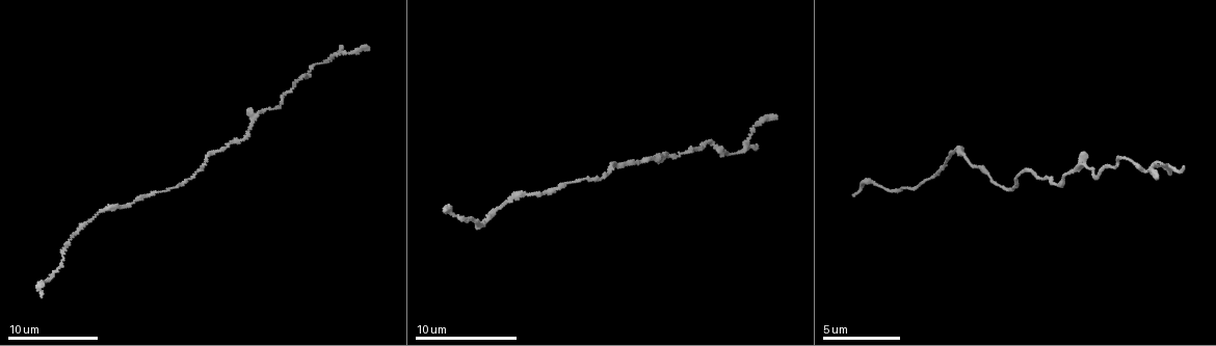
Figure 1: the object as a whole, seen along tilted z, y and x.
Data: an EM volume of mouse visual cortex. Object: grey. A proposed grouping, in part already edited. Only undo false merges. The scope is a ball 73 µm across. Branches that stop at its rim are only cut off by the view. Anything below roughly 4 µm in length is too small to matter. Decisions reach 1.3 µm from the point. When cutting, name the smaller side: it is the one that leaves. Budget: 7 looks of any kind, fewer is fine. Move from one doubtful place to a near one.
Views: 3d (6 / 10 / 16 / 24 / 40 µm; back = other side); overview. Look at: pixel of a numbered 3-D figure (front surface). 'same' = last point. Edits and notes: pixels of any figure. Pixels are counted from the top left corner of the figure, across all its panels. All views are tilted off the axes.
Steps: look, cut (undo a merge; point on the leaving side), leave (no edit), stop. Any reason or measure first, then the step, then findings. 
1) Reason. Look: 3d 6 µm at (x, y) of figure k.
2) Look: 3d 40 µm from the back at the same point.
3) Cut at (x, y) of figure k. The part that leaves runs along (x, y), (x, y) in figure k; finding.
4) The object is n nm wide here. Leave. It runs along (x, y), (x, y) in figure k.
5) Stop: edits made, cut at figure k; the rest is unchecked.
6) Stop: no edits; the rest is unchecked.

Thick turns thin. Look: 3d 10 µm at (624, 163) of figure 1.

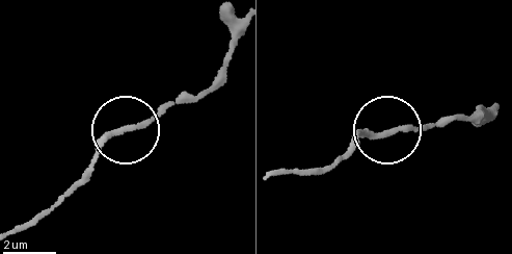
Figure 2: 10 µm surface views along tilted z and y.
Leave. It runs along (354, 138), (447, 125) in figure 2; continuous, no second neuron.

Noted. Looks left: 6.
Calibre changes. Look: 3d 16 µm at (260, 111) of figure 1.

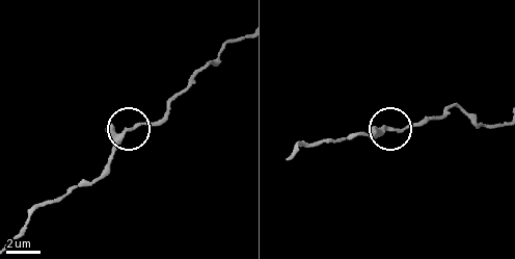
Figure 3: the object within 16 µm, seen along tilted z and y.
Look: 3d 16 µm from the back at (125, 129) of figure 3.

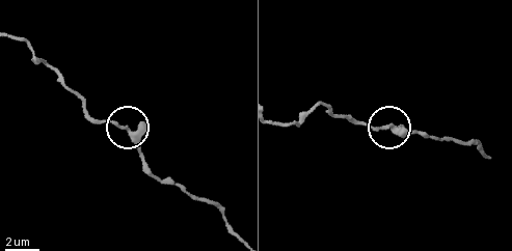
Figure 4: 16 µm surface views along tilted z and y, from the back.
Leave. It runs along (230, 226), (216, 206), (155, 176), (126, 128), (87, 120) in figure 4; continuous, no second neuron.

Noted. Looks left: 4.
Thick turns thin. Look: 3d 6 µm at (300, 76) of figure 1.

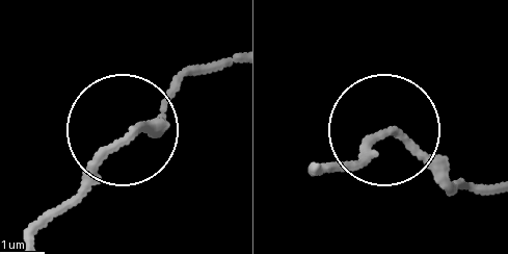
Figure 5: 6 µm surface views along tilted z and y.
Leave. It runs along (325, 173), (392, 134), (457, 184) in figure 5; continuous, no second neuron.

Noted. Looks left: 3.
Stop: no edits; the rest is unchecked.

